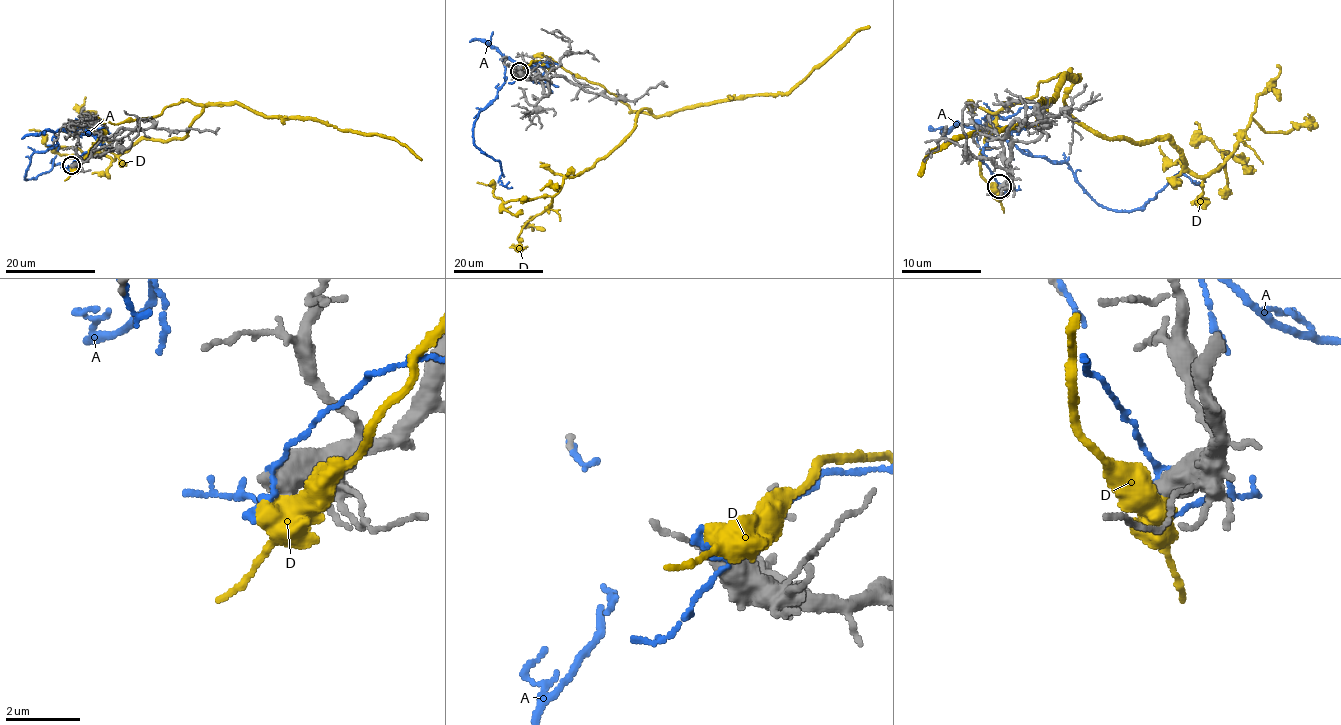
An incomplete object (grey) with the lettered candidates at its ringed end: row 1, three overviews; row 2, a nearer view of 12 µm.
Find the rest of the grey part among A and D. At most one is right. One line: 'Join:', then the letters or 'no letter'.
Join: no letter

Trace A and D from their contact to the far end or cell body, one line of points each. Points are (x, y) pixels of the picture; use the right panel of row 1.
A: (999, 185), (981, 157), (991, 125), (977, 123), (1065, 163), (1109, 209), (1133, 211), (1175, 177), (1203, 179)
D: (1001, 189), (981, 175), (995, 119), (983, 109), (1077, 77), (1063, 77), (1037, 121), (955, 135), (919, 175)

